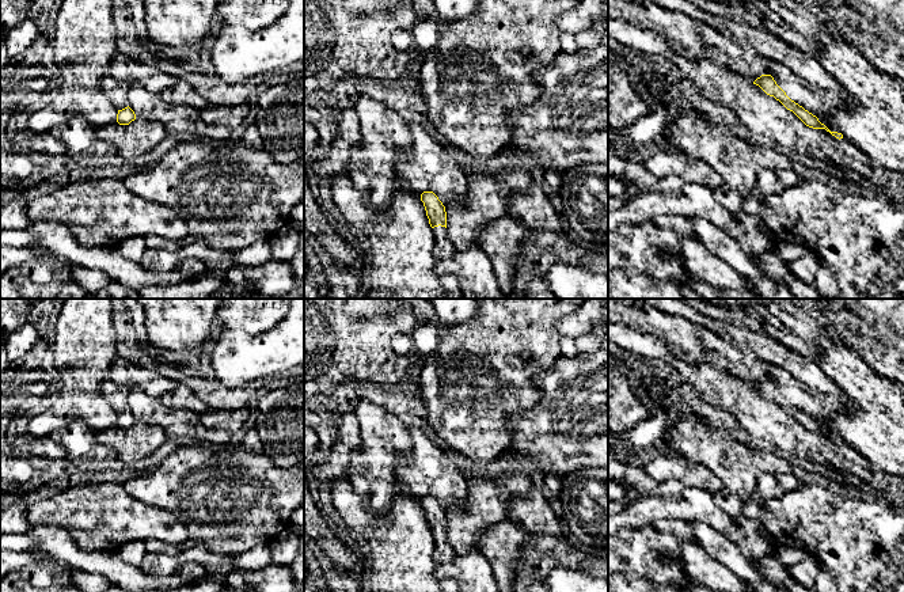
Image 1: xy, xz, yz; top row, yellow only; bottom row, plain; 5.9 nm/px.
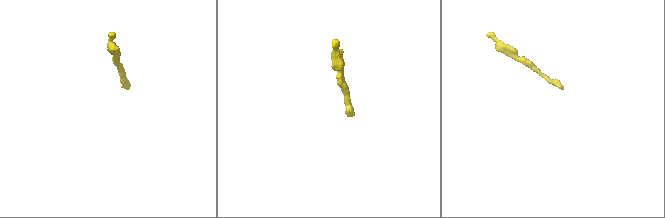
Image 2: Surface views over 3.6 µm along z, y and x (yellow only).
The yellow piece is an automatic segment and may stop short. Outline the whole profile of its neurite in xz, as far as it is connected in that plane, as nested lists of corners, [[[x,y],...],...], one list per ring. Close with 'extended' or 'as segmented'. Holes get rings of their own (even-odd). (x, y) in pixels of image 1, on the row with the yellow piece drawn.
[[[433,191],[421,194],[429,224],[433,228],[433,255],[436,261],[449,259],[455,255],[456,248],[447,234],[447,212],[442,202]]] | extended

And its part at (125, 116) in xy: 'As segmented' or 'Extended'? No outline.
Extended

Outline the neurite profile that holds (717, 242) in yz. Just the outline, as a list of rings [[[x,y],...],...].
[[[690,219],[695,235],[704,247],[734,267],[744,278],[766,276],[753,261],[744,254],[740,246],[714,224],[704,219]]]

